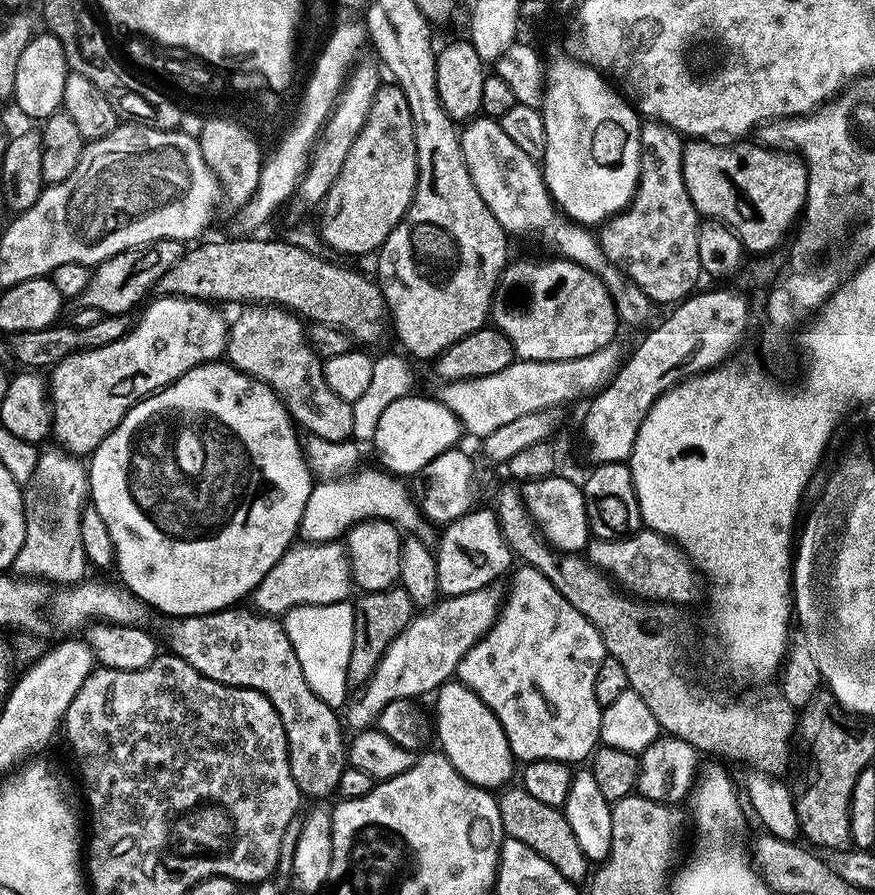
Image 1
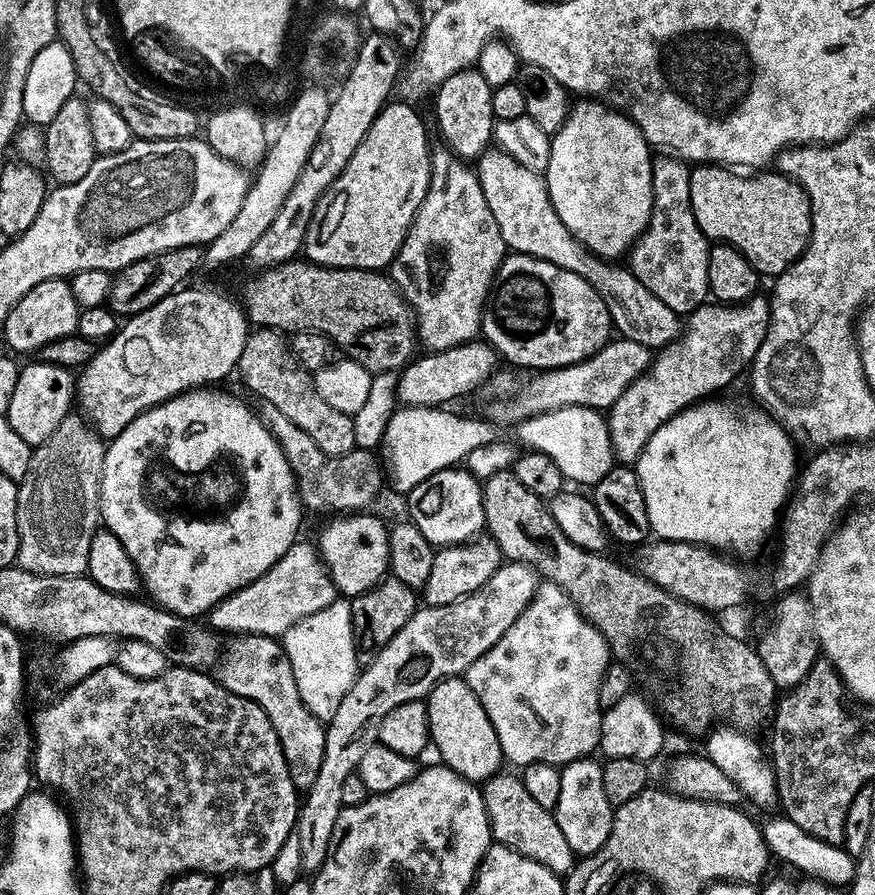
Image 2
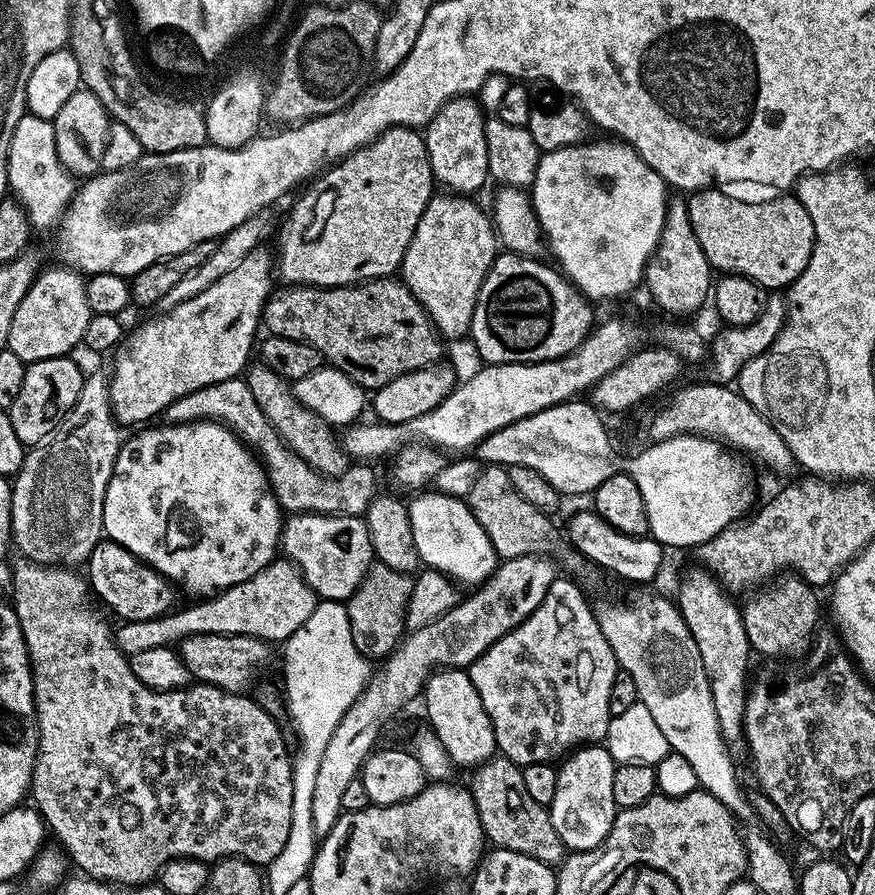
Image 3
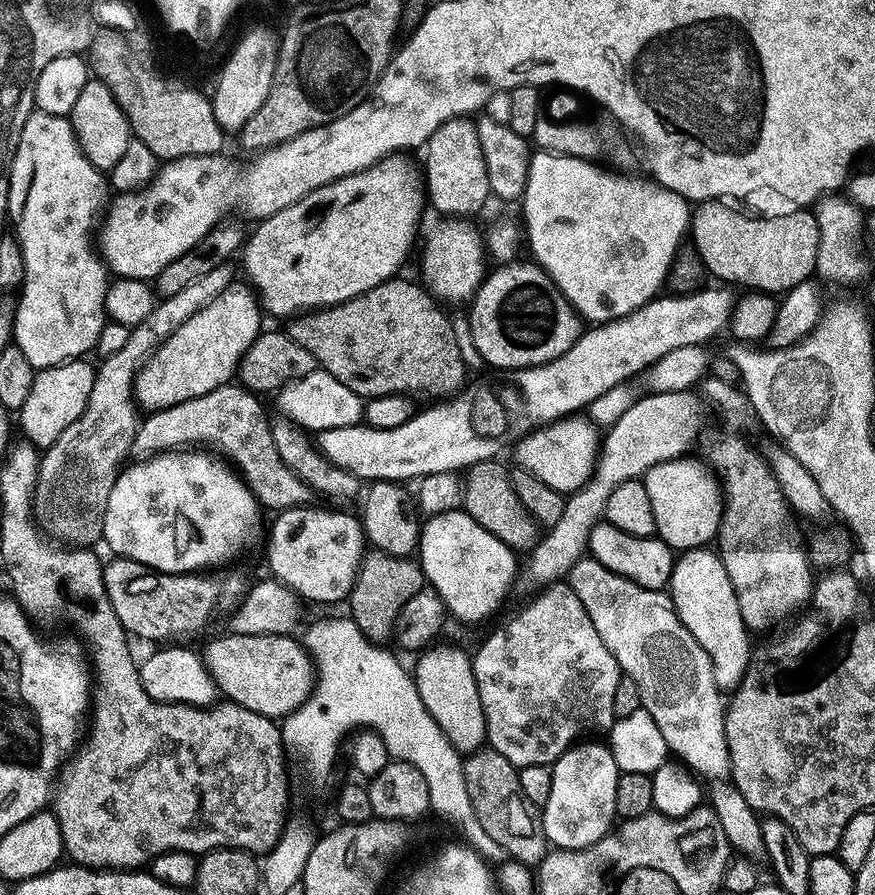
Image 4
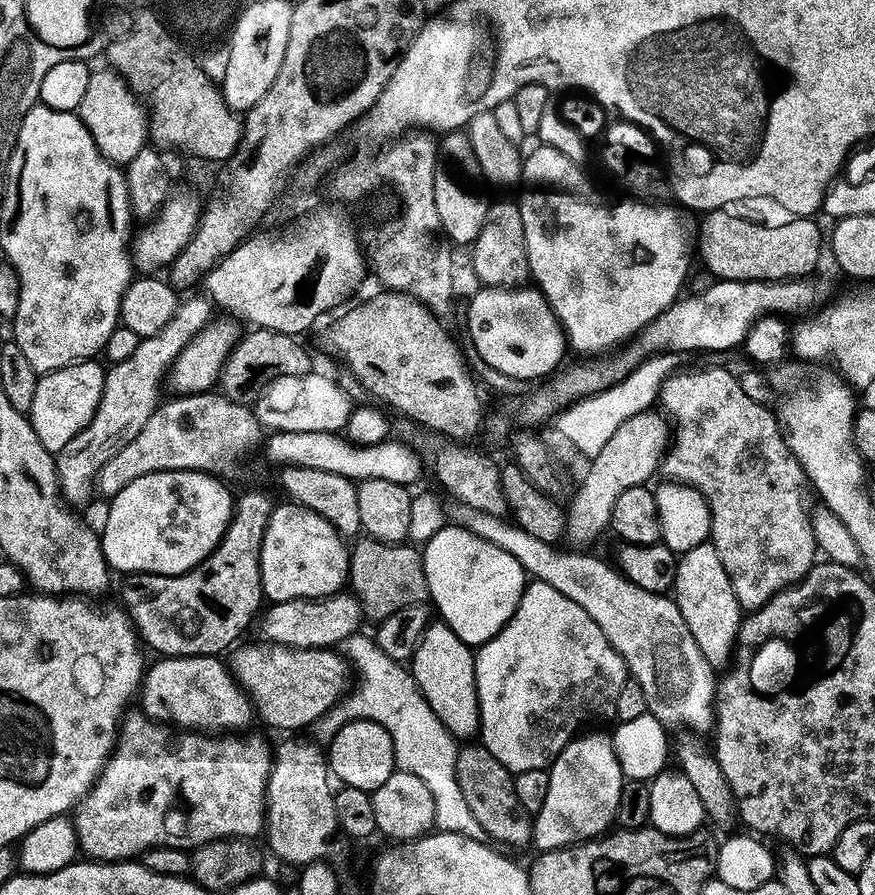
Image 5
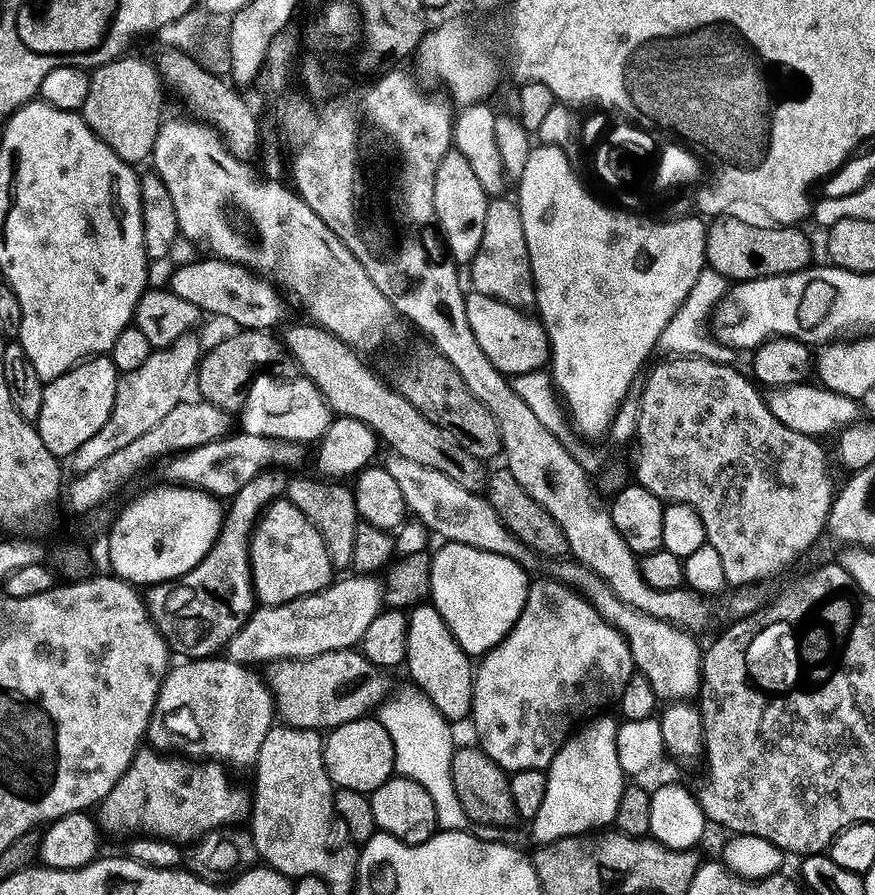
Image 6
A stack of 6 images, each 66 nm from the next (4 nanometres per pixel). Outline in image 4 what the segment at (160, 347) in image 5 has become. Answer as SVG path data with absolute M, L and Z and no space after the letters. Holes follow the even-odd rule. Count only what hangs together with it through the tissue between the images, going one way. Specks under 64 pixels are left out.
M221 266L190 282L184 290L178 290L178 294L163 297L147 320L129 331L126 346L122 346L118 354L110 354L99 361L86 410L58 434L49 448L43 449L40 467L36 469L34 519L53 541L67 546L92 546L95 540L103 537L110 490L125 463L124 455L133 451L138 427L134 385L140 365L174 329L202 310L202 306L210 303L233 280L228 266Z

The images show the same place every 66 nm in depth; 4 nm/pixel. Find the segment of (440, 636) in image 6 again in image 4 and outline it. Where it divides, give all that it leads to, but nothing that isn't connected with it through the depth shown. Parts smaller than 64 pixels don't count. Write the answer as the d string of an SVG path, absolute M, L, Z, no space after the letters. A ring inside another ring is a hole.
M437 643L435 646L419 653L418 659L420 661L417 662L416 668L414 667L416 689L426 706L426 710L430 710L434 722L438 722L442 734L446 734L450 746L454 746L456 751L461 754L478 752L485 747L488 731L486 730L486 718L482 710L482 698L478 698L478 682L474 678L472 656L469 653L464 653L460 648L455 648L452 644L439 644Z

